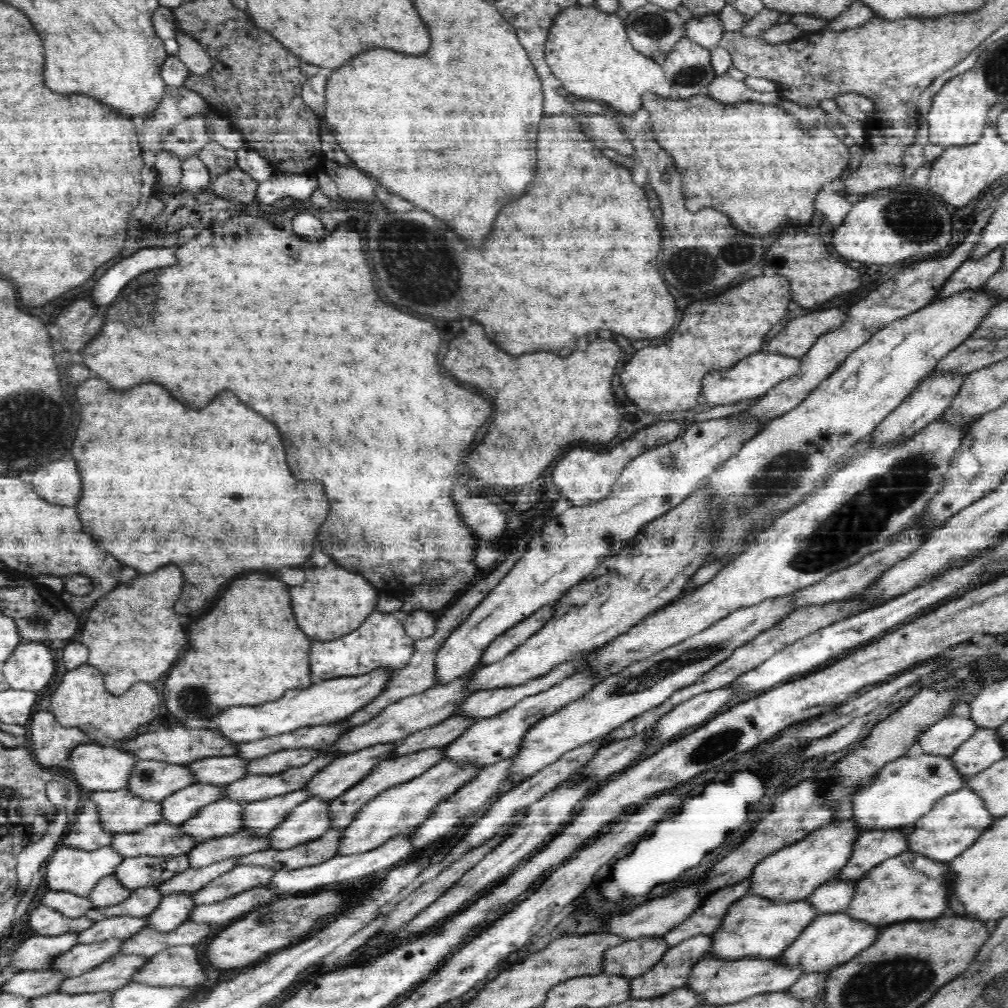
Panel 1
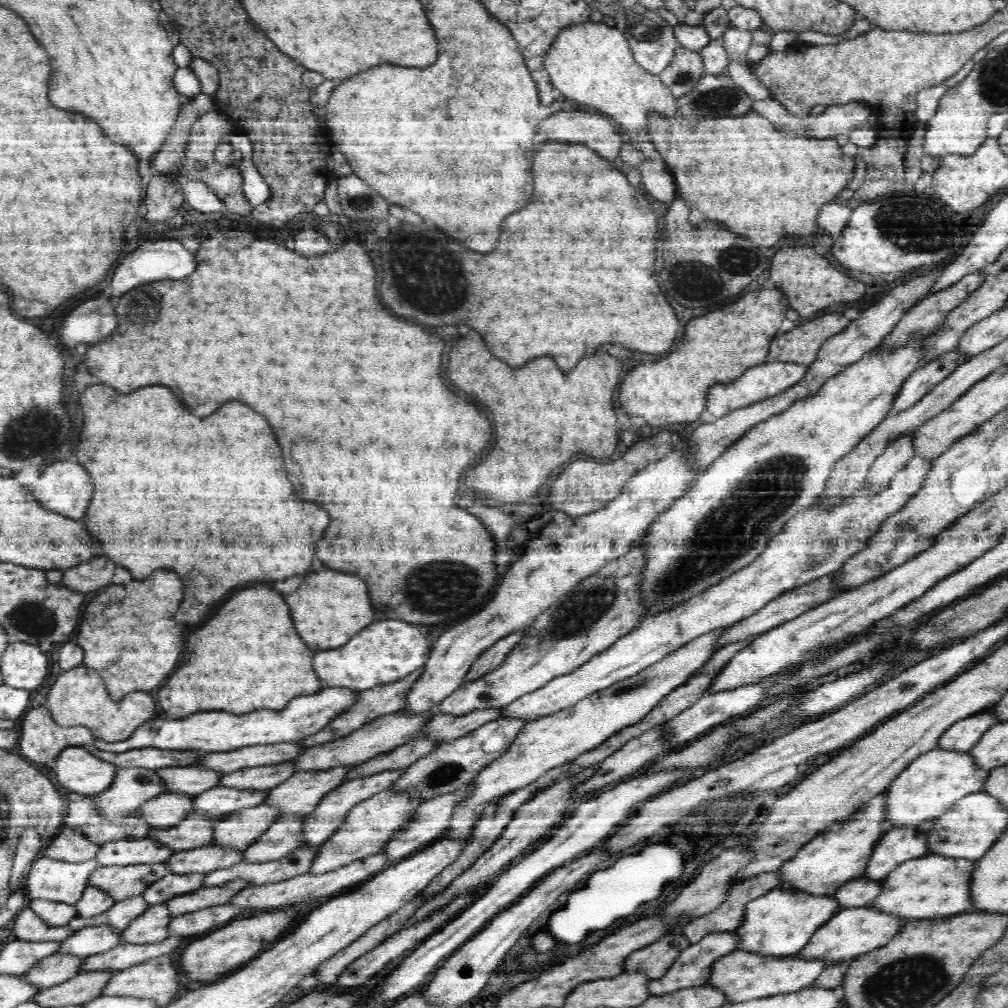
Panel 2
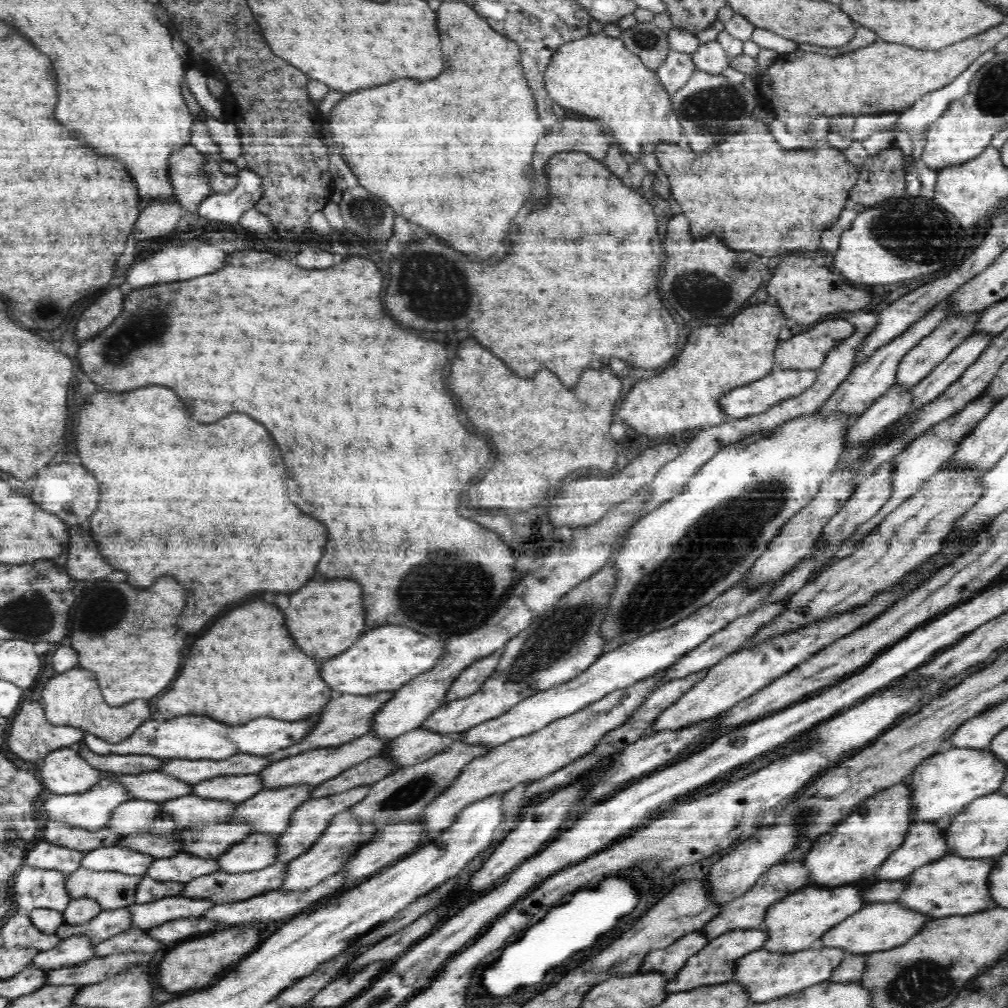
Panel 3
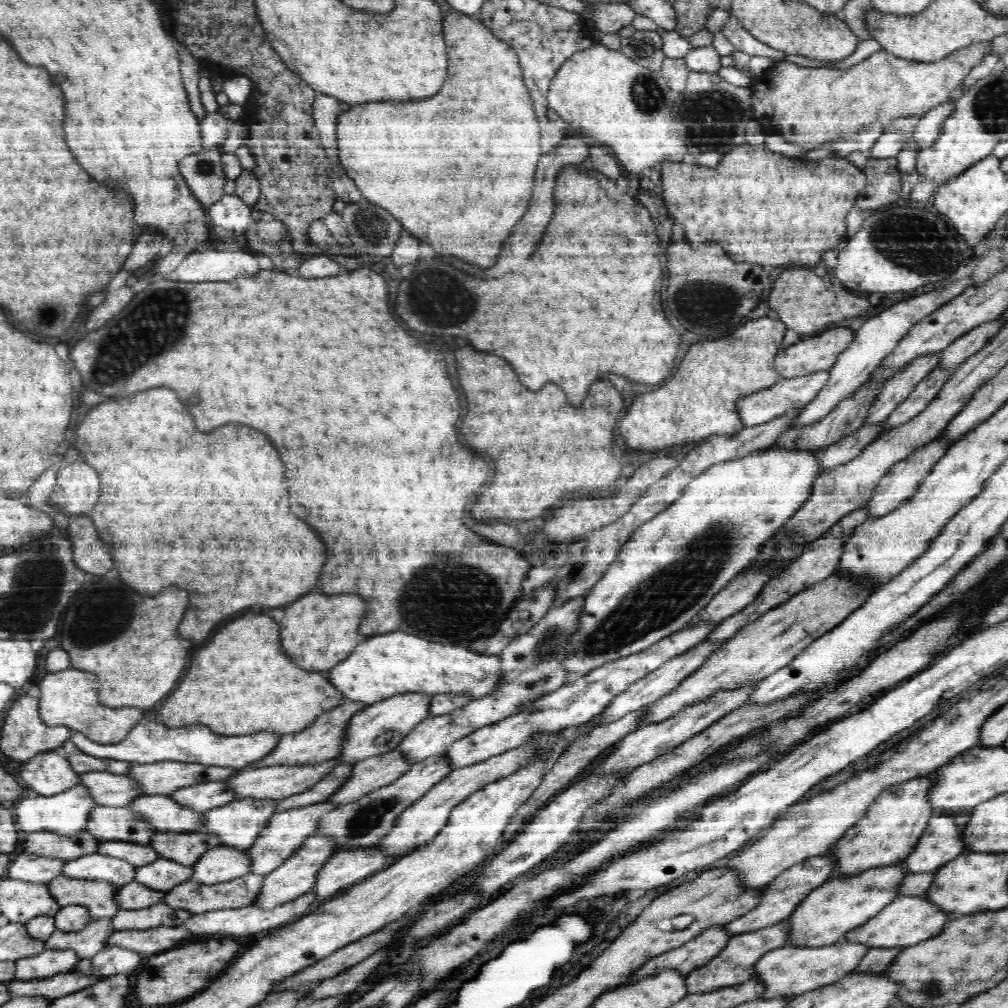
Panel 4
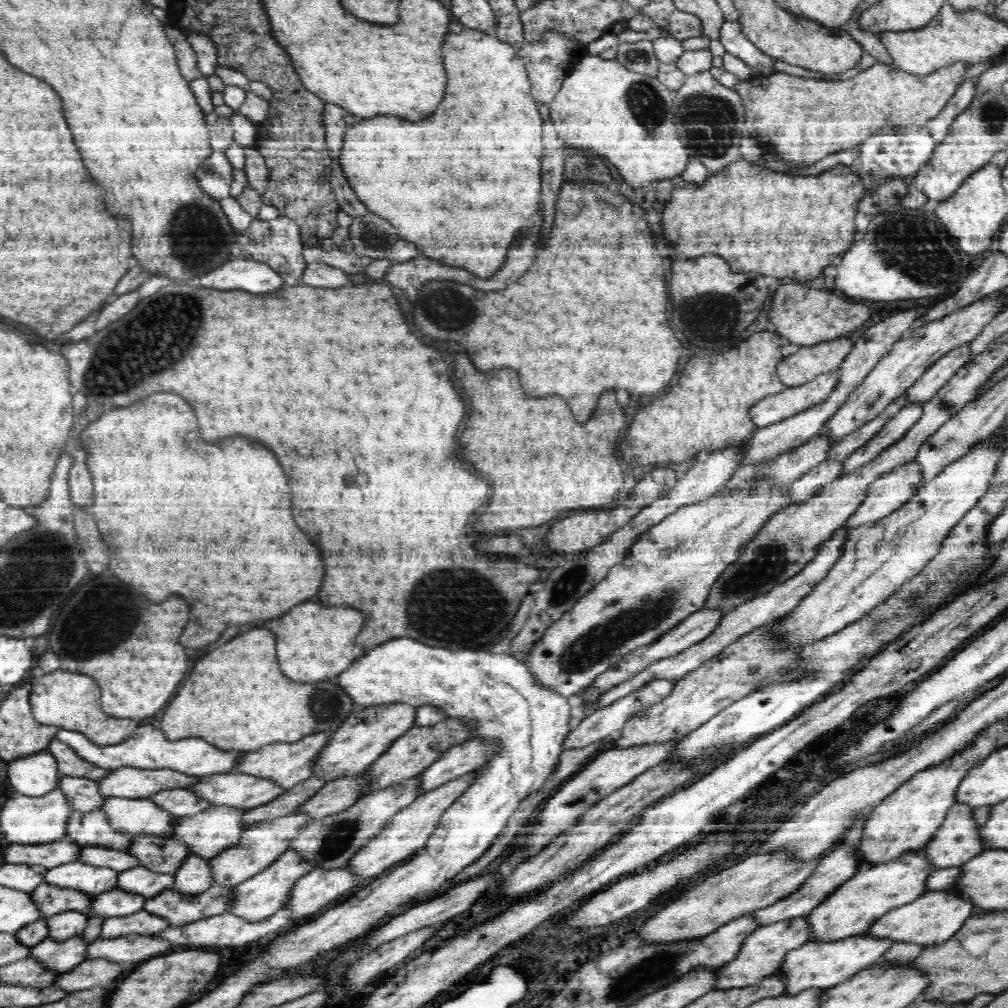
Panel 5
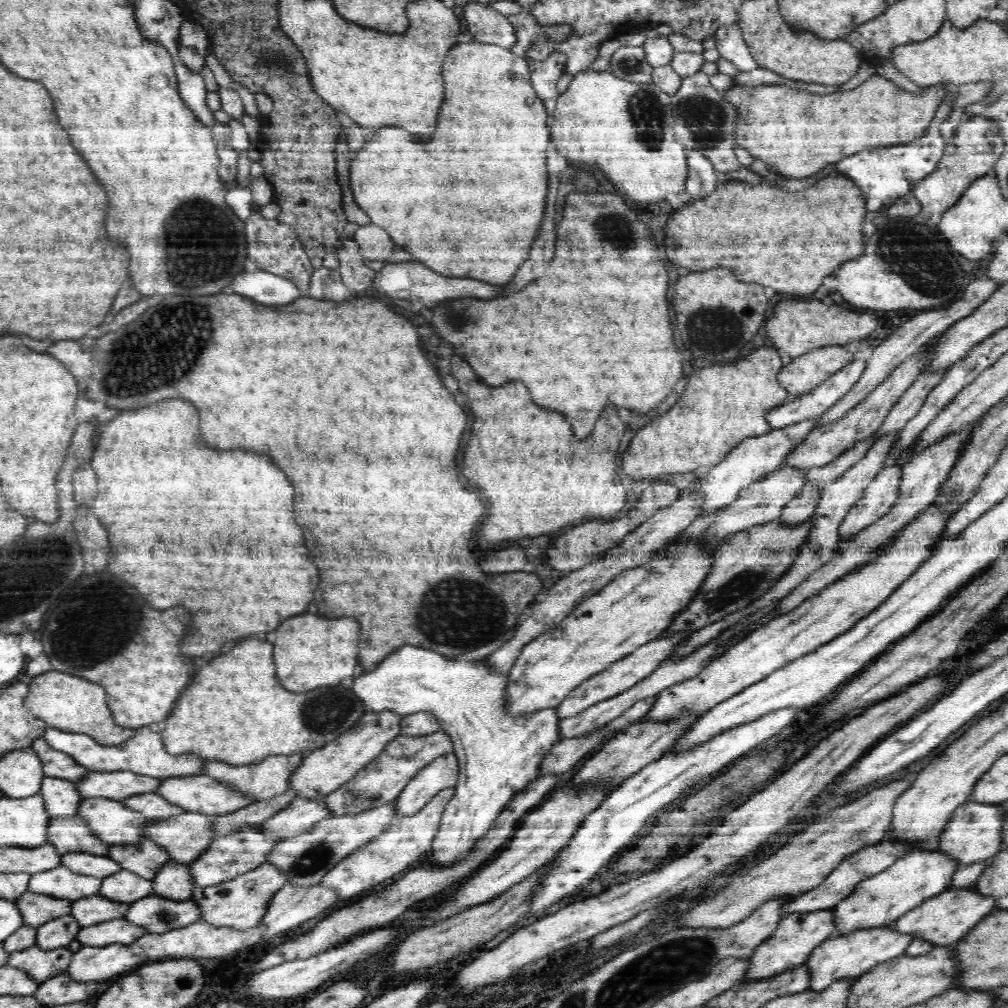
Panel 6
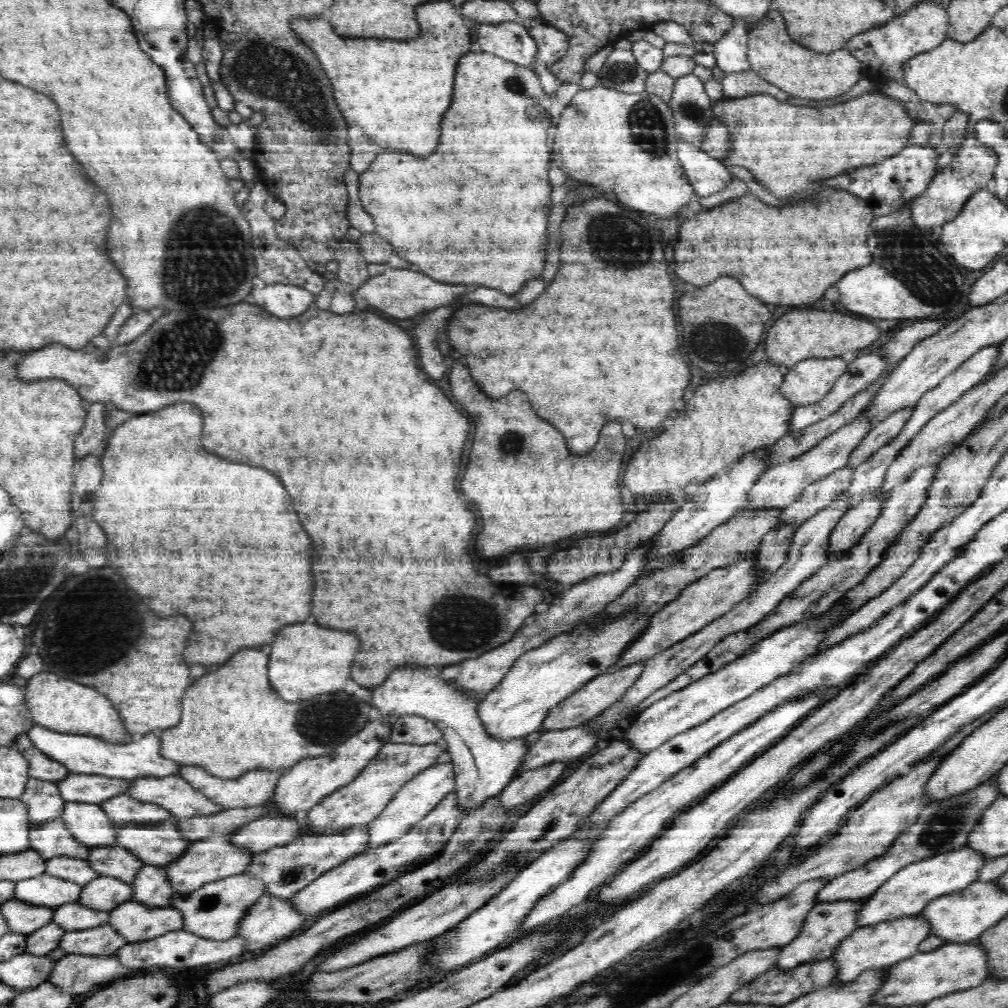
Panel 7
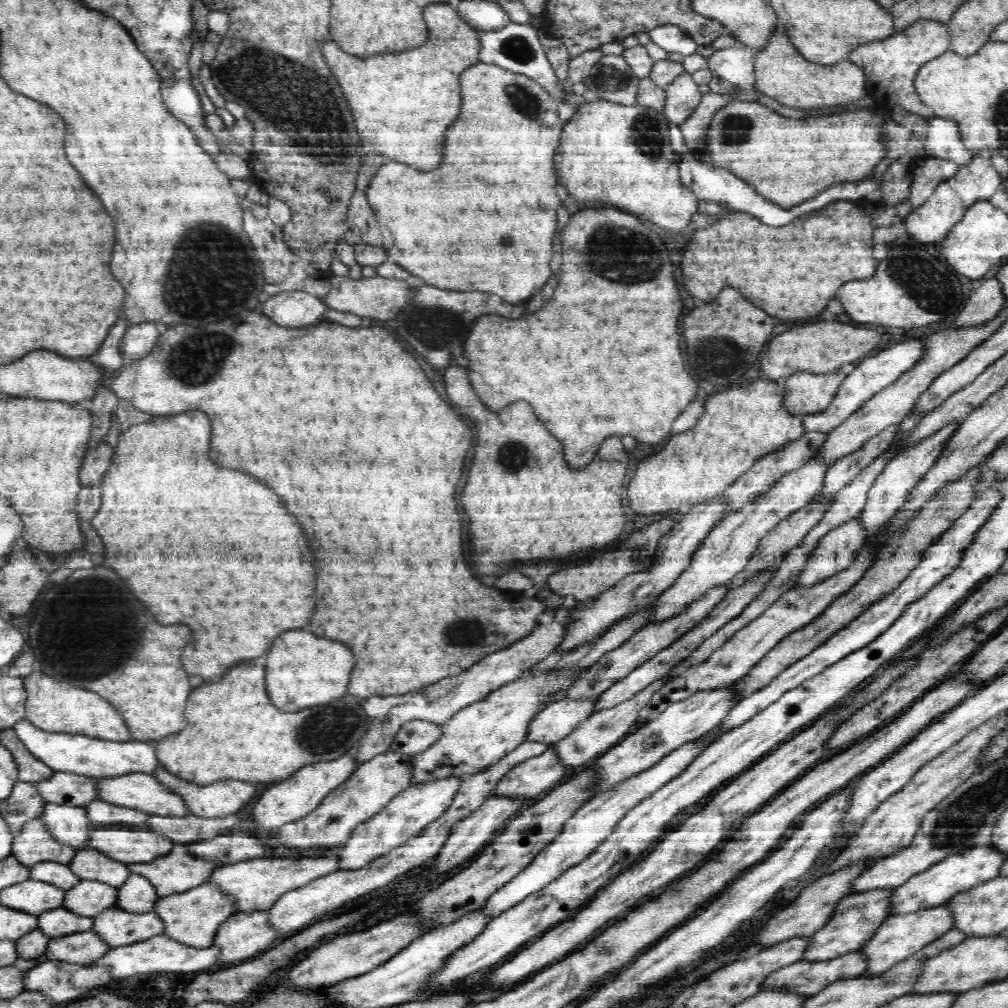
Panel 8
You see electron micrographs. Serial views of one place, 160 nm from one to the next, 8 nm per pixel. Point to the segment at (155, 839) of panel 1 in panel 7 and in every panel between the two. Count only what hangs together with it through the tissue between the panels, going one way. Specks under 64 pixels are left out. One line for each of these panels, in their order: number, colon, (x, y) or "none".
2: (123, 852)
3: (116, 858)
4: (97, 866)
5: (95, 879)
6: (61, 881)
7: (43, 890)

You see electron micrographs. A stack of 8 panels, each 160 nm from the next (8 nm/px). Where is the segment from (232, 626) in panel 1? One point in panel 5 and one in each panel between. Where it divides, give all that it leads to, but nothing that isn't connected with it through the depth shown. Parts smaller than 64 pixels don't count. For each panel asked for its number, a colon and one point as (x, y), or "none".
2: (220, 673)
3: (246, 666)
4: (260, 689)
5: (246, 704)

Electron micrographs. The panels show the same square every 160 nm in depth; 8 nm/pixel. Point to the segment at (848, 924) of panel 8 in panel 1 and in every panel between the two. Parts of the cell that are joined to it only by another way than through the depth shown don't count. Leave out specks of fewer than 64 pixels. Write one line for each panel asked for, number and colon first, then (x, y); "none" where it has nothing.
1: (670, 972)
2: (691, 968)
3: (714, 964)
4: (733, 964)
5: (759, 956)
6: (796, 934)
7: (826, 924)

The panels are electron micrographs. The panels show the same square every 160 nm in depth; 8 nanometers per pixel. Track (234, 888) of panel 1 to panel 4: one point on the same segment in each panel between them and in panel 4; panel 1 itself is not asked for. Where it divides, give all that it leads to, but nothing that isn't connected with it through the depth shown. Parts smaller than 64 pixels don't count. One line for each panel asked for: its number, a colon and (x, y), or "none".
2: (205, 897)
3: (145, 916)
4: (160, 914)

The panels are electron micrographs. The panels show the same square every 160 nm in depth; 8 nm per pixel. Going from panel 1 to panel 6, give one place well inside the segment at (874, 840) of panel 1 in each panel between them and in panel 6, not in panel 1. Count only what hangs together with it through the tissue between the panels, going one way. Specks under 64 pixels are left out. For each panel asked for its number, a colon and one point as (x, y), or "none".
2: (898, 844)
3: (923, 841)
4: (940, 841)
5: (956, 839)
6: (973, 833)

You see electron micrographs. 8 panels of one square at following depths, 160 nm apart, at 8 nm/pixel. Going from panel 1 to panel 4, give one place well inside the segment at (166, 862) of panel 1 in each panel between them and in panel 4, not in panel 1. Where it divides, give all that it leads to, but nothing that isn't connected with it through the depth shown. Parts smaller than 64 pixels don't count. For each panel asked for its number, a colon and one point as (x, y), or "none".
2: (119, 882)
3: (111, 890)
4: (101, 899)

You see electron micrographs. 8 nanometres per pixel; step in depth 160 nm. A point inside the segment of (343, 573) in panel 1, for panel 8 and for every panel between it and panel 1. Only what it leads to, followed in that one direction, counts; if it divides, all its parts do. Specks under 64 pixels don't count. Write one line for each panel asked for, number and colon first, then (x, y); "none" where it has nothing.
2: (329, 607)
3: (326, 618)
4: (318, 630)
5: (312, 643)
6: (309, 652)
7: (306, 661)
8: (301, 670)

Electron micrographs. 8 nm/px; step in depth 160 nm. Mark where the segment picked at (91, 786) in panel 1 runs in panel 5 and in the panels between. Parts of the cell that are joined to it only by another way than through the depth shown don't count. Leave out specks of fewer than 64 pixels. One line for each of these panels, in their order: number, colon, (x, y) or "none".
2: (80, 772)
3: (64, 771)
4: (50, 773)
5: (36, 775)

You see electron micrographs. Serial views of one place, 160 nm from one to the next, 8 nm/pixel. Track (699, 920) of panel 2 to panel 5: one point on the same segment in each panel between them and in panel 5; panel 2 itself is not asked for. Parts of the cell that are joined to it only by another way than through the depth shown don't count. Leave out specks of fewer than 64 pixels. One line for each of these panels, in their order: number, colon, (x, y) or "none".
3: (746, 912)
4: (779, 898)
5: (832, 870)

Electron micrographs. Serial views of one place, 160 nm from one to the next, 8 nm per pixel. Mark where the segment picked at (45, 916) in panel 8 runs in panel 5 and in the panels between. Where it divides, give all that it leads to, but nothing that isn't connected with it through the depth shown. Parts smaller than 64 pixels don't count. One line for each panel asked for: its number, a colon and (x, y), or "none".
5: (116, 902)
6: (87, 911)
7: (71, 916)

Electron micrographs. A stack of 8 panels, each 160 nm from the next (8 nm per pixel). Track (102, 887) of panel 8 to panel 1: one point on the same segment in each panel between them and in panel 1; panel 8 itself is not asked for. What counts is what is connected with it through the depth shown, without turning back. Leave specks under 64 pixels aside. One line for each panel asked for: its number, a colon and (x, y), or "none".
1: (245, 841)
2: (207, 858)
3: (184, 867)
4: (162, 874)
5: (138, 879)
6: (127, 886)
7: (105, 892)

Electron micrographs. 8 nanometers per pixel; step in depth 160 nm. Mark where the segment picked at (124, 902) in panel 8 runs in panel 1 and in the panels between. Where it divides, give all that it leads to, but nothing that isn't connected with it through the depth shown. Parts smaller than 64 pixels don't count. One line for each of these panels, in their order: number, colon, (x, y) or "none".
1: (311, 819)
2: (286, 834)
3: (260, 849)
4: (223, 863)
5: (196, 874)
6: (175, 880)
7: (153, 886)

